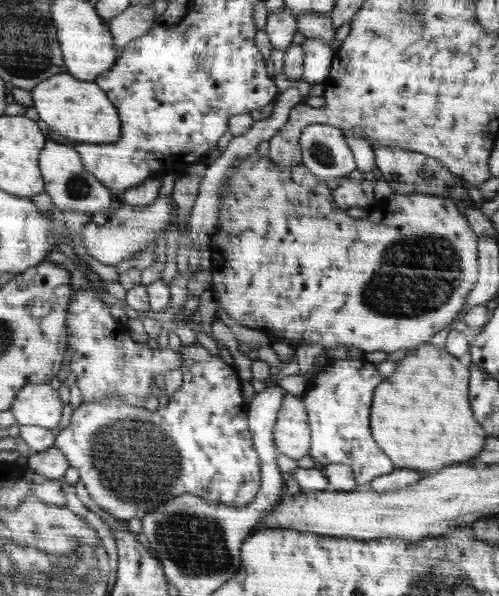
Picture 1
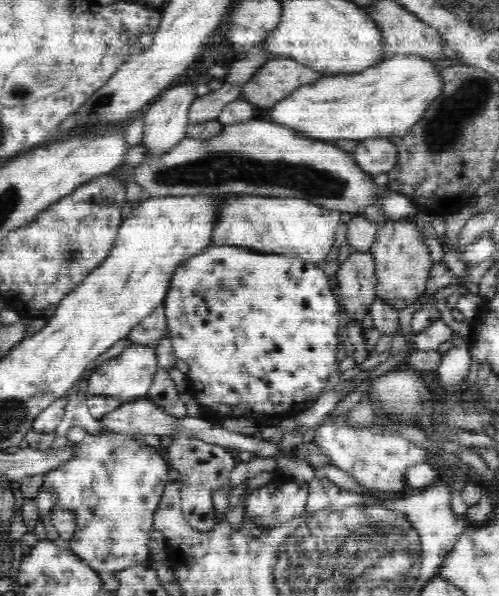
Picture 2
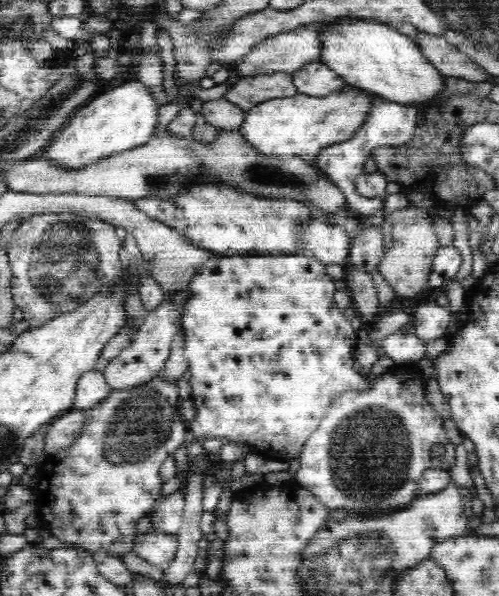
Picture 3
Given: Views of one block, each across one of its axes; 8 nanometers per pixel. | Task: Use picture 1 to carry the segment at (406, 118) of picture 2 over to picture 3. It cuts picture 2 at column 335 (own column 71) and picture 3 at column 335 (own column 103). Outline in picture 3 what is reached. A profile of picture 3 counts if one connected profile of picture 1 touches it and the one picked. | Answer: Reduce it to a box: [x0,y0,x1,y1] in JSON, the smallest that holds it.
[238,86,376,159]

